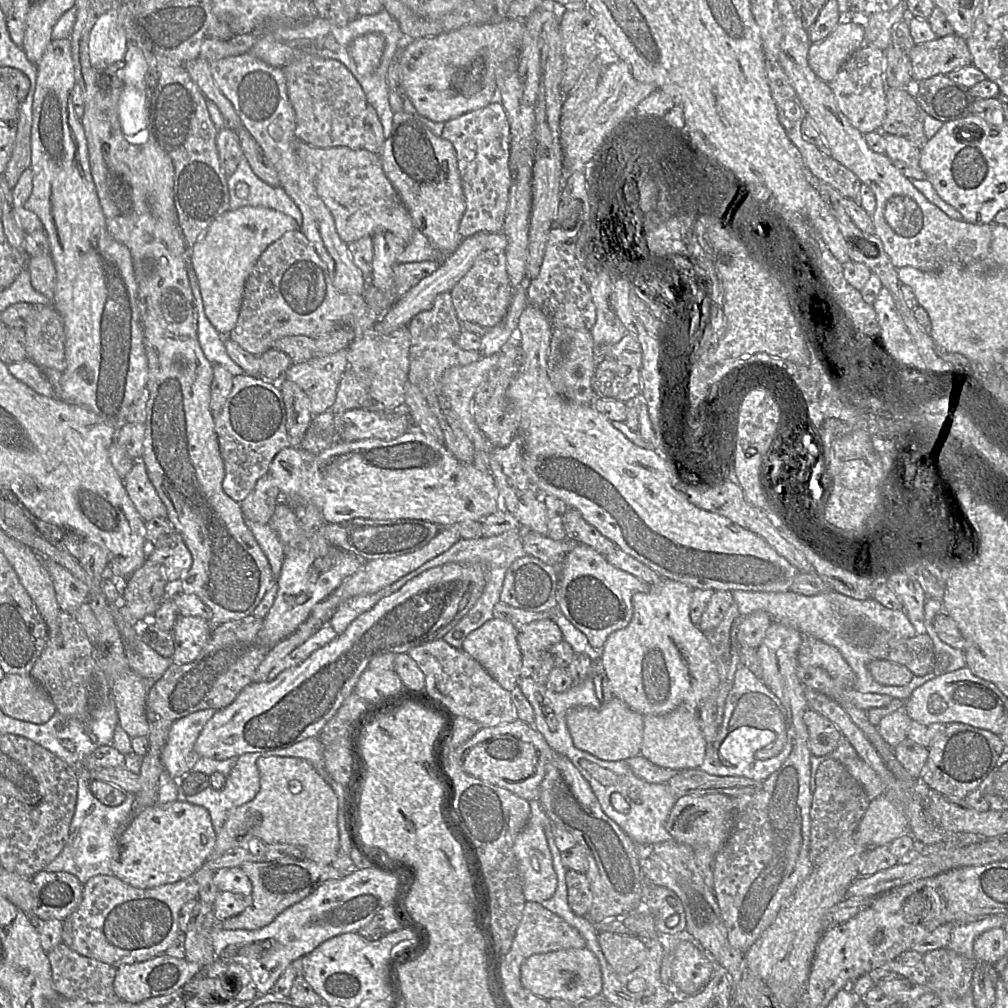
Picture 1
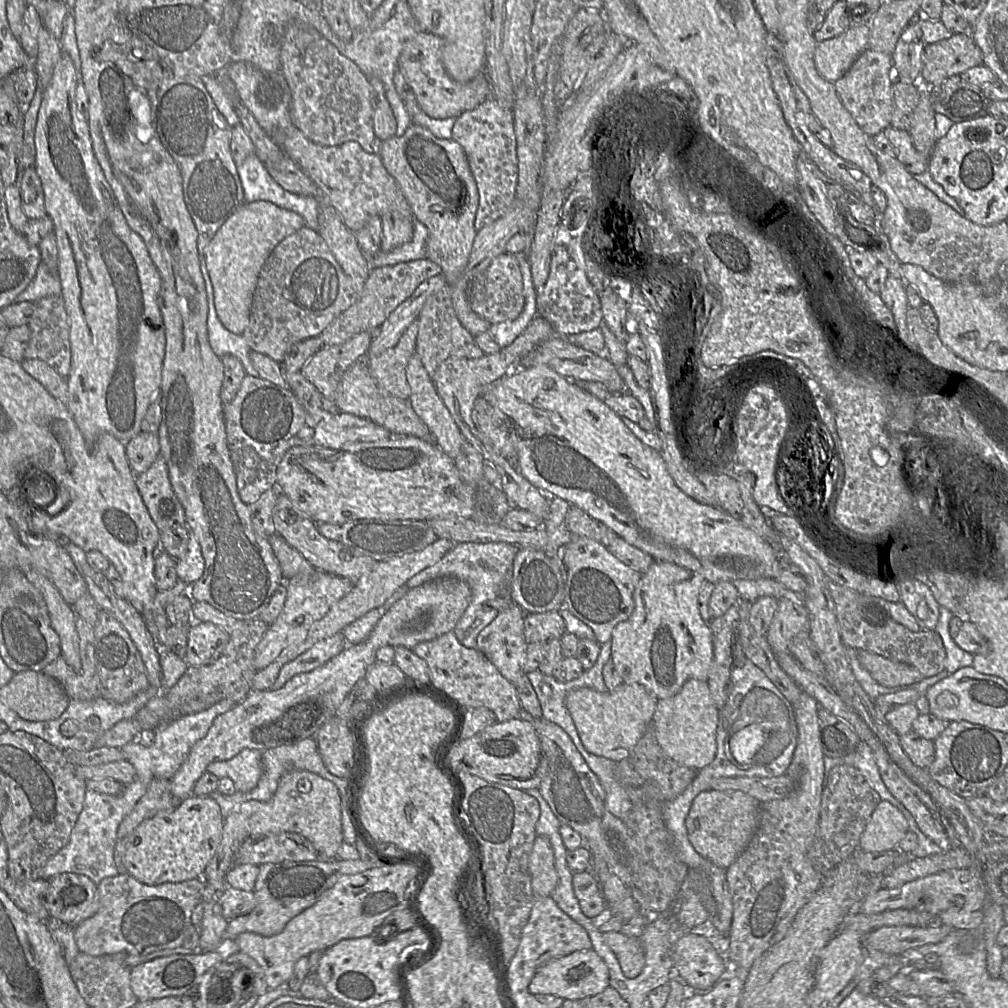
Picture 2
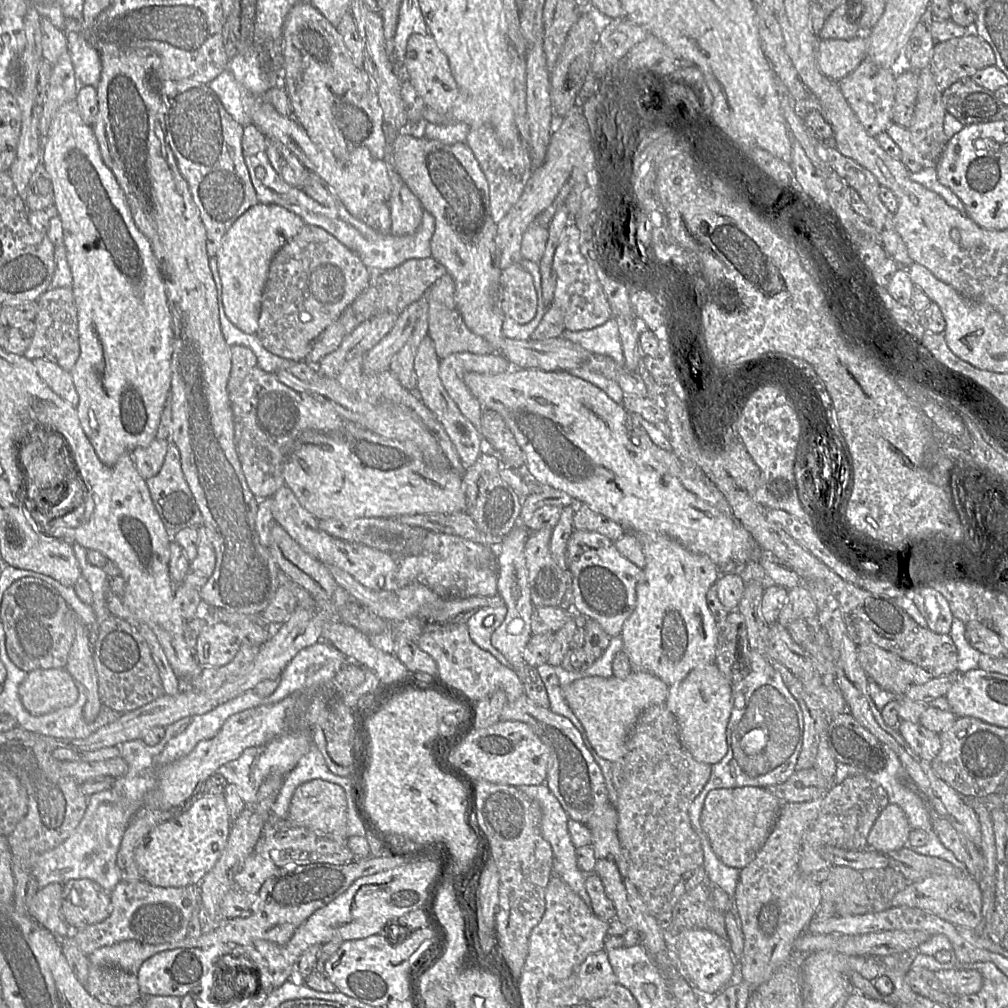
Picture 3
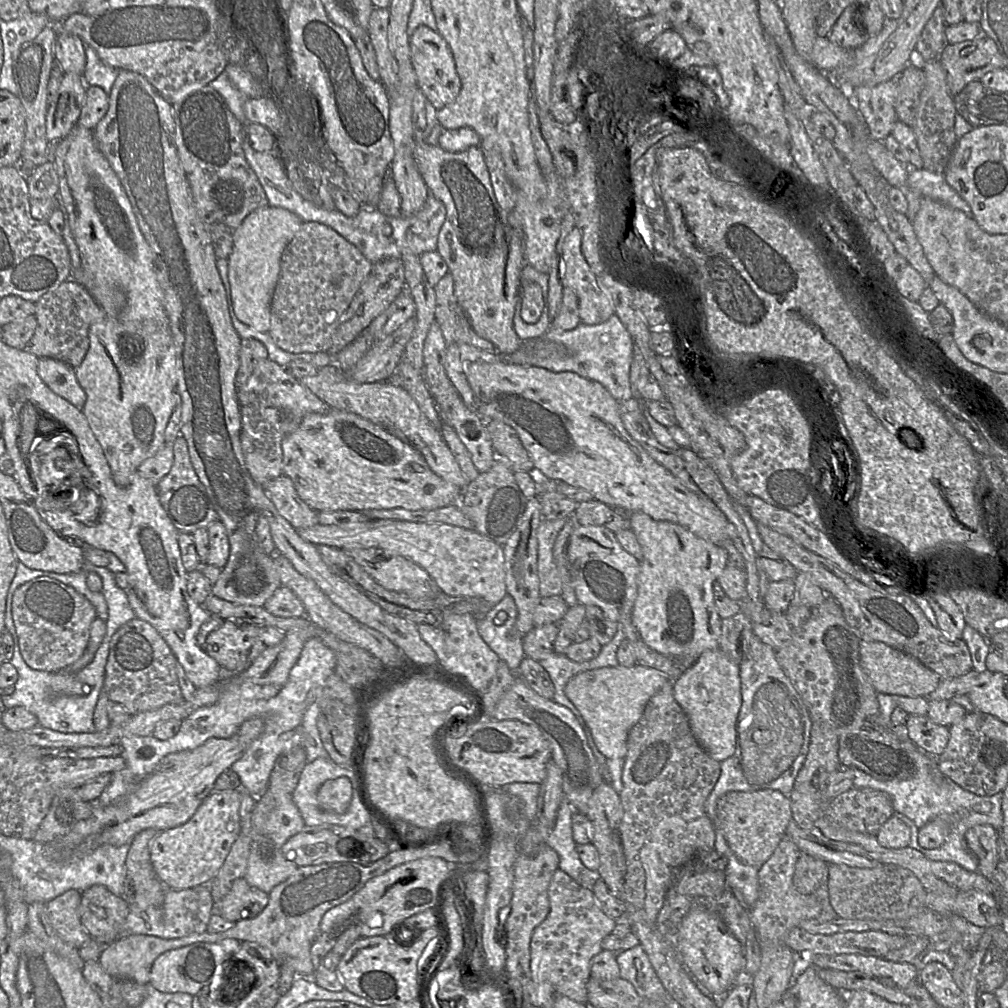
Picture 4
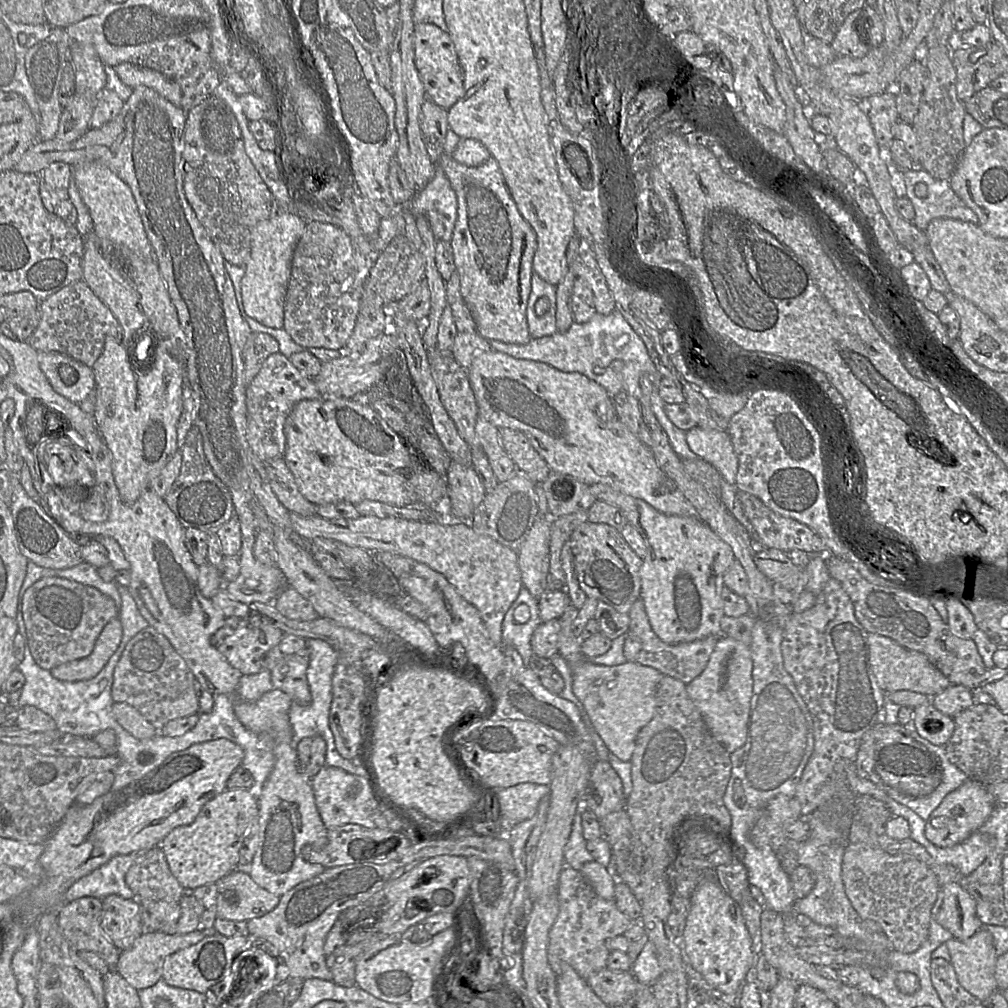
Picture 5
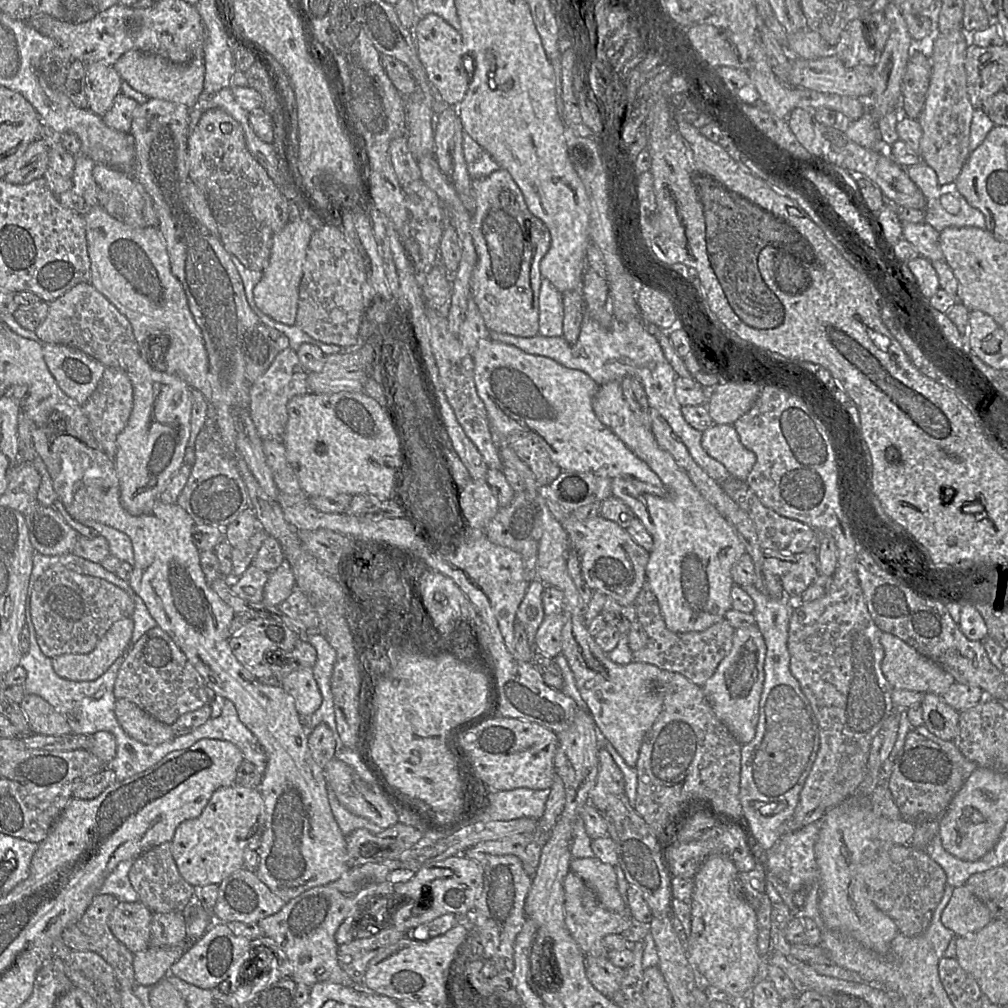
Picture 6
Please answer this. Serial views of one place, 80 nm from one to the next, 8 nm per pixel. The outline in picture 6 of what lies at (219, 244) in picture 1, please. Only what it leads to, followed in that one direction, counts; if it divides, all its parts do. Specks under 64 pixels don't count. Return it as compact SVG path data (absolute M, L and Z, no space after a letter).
M290 220L281 231L275 234L269 262L262 270L261 280L253 289L253 300L257 309L282 324L294 325L296 322L299 287L312 233L313 228L307 221Z

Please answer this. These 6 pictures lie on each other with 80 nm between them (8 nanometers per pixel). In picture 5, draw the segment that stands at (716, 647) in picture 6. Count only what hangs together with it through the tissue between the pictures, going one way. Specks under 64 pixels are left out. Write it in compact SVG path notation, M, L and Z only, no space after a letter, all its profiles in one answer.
M640 597L632 605L629 617L628 632L636 636L641 643L641 650L636 657L636 661L641 665L652 667L664 675L671 676L686 684L693 681L703 672L719 640L719 635L710 635L692 642L677 644L663 642L652 630L644 603Z

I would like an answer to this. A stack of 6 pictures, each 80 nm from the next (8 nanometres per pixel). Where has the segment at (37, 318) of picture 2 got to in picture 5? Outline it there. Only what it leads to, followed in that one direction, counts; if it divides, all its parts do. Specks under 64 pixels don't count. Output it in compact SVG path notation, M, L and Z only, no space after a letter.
M82 280L75 281L63 287L56 293L41 301L39 303L39 308L41 311L40 323L27 341L28 344L39 352L59 352L88 366L92 366L103 351L105 339L107 337L113 337L122 338L124 349L131 349L137 359L143 359L145 357L145 355L142 355L139 345L133 346L131 340L123 339L123 331L114 314Z

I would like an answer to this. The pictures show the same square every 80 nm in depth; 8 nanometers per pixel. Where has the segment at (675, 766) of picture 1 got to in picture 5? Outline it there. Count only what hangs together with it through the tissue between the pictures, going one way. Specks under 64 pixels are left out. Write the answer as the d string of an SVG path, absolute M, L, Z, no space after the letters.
M719 635L719 640L703 672L687 684L688 696L701 713L712 734L732 754L747 739L753 694L753 661L750 647L741 641Z

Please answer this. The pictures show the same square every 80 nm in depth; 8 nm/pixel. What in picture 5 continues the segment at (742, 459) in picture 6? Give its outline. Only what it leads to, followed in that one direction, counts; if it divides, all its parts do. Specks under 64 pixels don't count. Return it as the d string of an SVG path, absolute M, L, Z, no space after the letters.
M695 427L686 431L686 441L692 452L714 466L728 483L735 484L738 458L726 431Z

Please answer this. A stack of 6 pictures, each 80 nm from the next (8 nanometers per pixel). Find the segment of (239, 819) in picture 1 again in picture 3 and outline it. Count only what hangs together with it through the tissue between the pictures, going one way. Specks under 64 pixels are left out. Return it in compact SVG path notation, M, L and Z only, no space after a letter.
M326 780L307 781L294 791L283 821L287 826L306 828L333 840L347 840L349 836L346 792L340 785Z

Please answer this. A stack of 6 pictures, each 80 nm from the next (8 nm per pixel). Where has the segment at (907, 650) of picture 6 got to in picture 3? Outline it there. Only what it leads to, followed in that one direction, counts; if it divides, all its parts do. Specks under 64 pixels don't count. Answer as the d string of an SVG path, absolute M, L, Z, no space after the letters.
M862 644L857 649L859 664L869 679L898 697L911 686L925 684L934 678L923 668L875 644Z

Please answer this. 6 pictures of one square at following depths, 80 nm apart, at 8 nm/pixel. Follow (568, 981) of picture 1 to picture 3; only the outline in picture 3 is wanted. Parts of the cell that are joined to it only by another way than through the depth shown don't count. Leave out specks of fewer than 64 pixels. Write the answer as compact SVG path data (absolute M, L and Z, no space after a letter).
M606 950L590 954L576 972L576 994L584 1002L605 995L616 983Z

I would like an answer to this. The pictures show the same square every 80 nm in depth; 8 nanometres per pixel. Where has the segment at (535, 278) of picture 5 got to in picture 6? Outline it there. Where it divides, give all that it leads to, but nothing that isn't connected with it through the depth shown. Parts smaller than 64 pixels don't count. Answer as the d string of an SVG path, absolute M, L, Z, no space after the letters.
M547 279L541 280L539 295L539 336L563 336L563 294Z

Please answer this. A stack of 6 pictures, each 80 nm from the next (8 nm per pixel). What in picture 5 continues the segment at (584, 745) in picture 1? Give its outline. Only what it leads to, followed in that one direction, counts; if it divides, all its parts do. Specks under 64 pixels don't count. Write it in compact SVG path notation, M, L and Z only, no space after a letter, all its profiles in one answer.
M568 602L559 618L561 630L558 640L558 653L570 665L573 674L572 690L583 704L595 730L608 750L623 762L631 762L635 742L640 730L654 717L657 710L657 681L659 671L637 661L617 666L594 664L581 651L583 640L575 636L572 624L578 613Z

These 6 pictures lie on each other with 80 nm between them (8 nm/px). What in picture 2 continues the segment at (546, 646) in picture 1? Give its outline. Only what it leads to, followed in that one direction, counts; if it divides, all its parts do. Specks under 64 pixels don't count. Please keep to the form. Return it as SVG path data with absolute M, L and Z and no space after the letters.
M559 611L526 613L524 637L528 644L560 639L564 633L565 624Z

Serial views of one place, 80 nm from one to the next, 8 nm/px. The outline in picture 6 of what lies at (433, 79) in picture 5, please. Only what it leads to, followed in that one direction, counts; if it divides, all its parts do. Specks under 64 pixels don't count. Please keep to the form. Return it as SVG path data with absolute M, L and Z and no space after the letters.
M428 14L415 26L415 38L418 56L429 81L438 90L443 101L450 106L457 106L464 99L472 77L472 67L467 62L467 58L464 59L460 32L440 16Z

